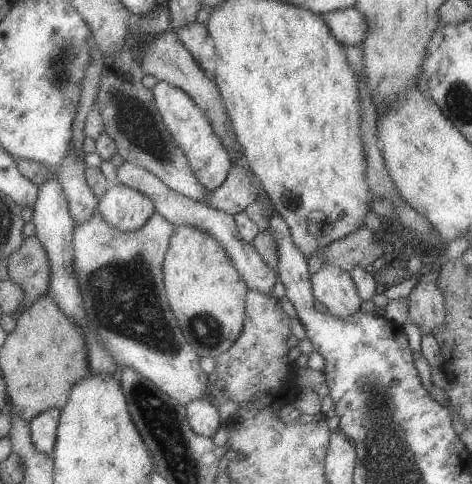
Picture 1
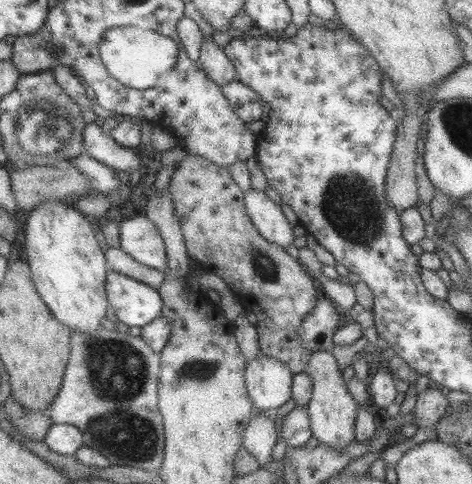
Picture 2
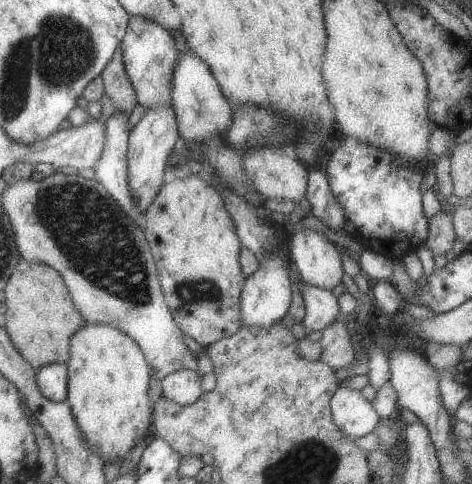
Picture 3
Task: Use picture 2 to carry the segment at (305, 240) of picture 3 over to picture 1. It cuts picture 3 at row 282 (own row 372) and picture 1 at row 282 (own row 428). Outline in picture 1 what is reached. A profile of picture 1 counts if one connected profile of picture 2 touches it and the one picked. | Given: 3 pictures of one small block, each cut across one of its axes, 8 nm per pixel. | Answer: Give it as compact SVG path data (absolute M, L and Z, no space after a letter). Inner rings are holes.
M323 266L317 274L313 274L311 290L315 300L319 300L327 308L327 314L335 318L349 318L359 312L361 298L353 278L337 266Z

